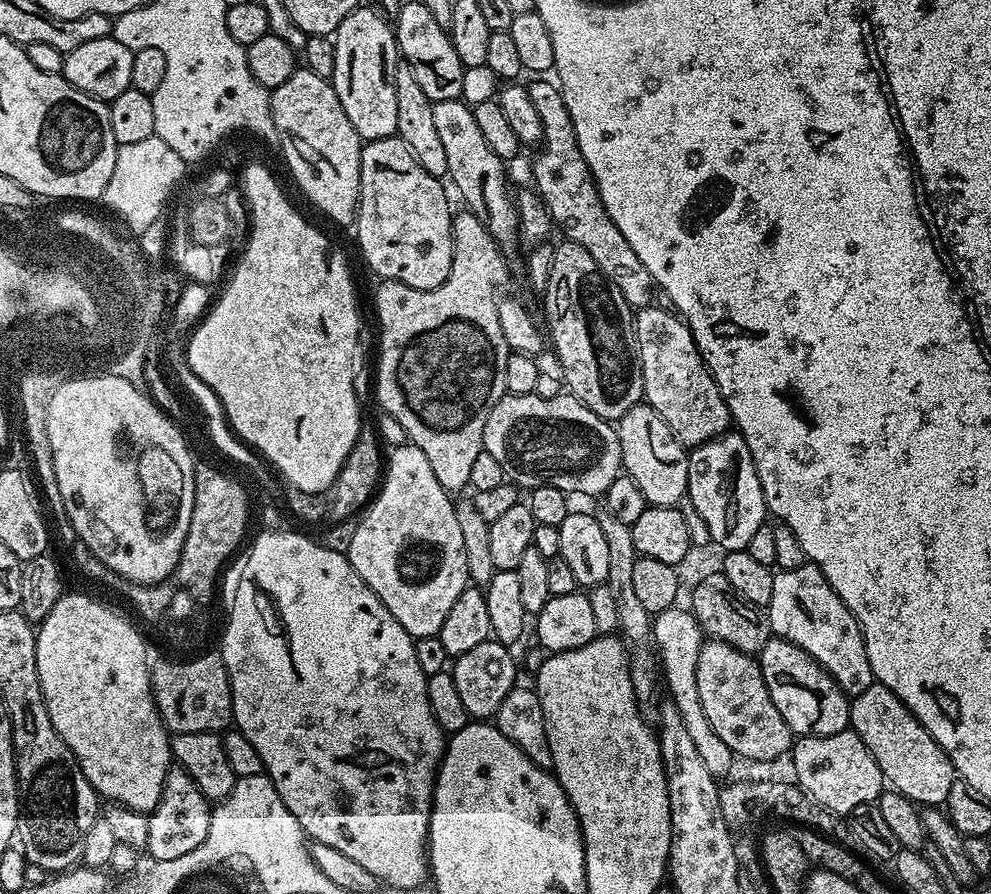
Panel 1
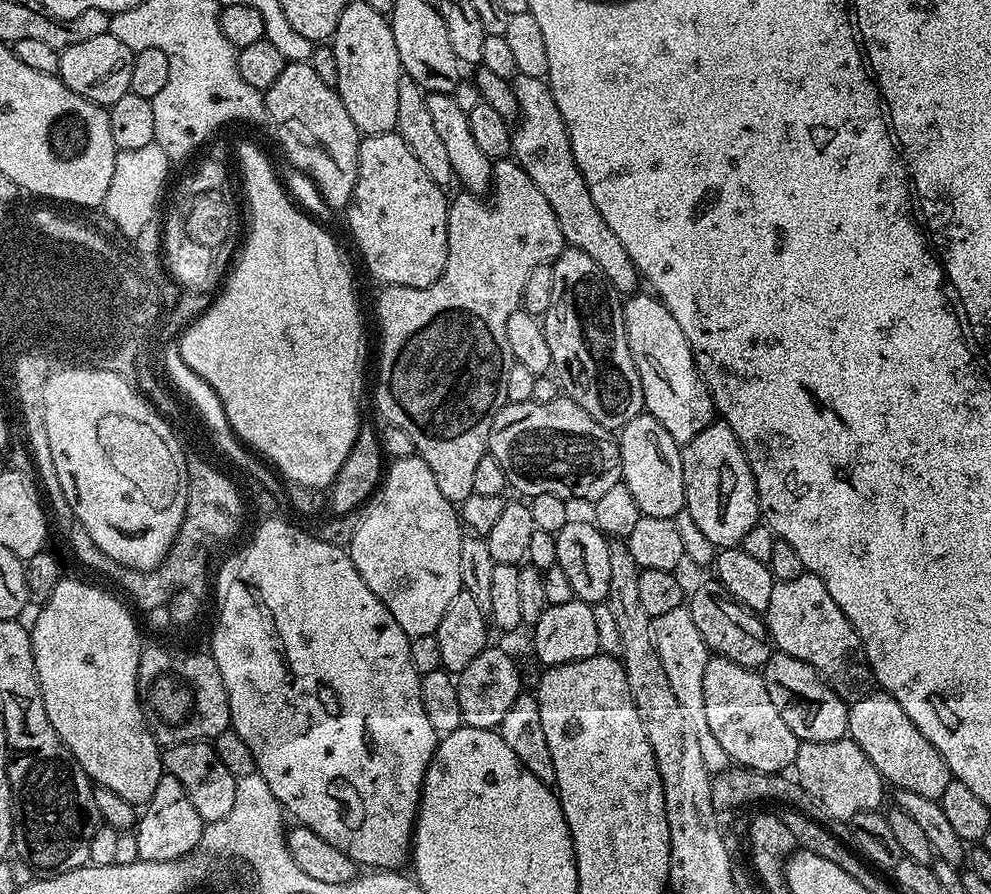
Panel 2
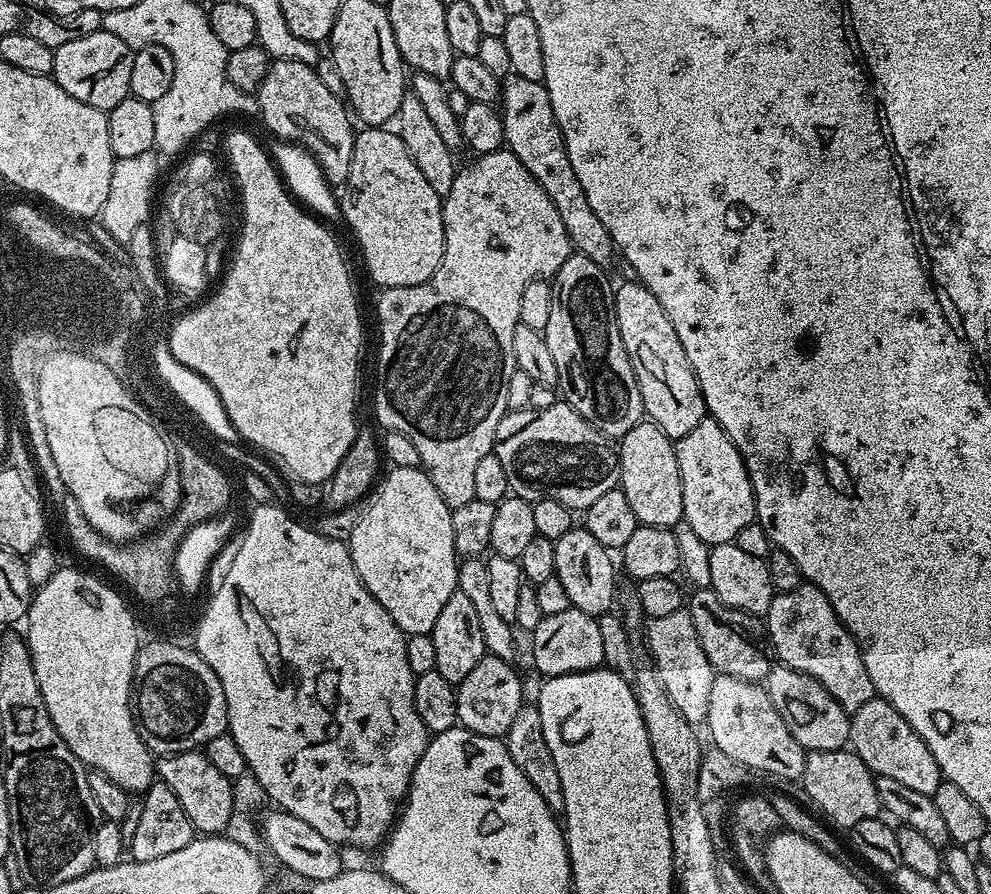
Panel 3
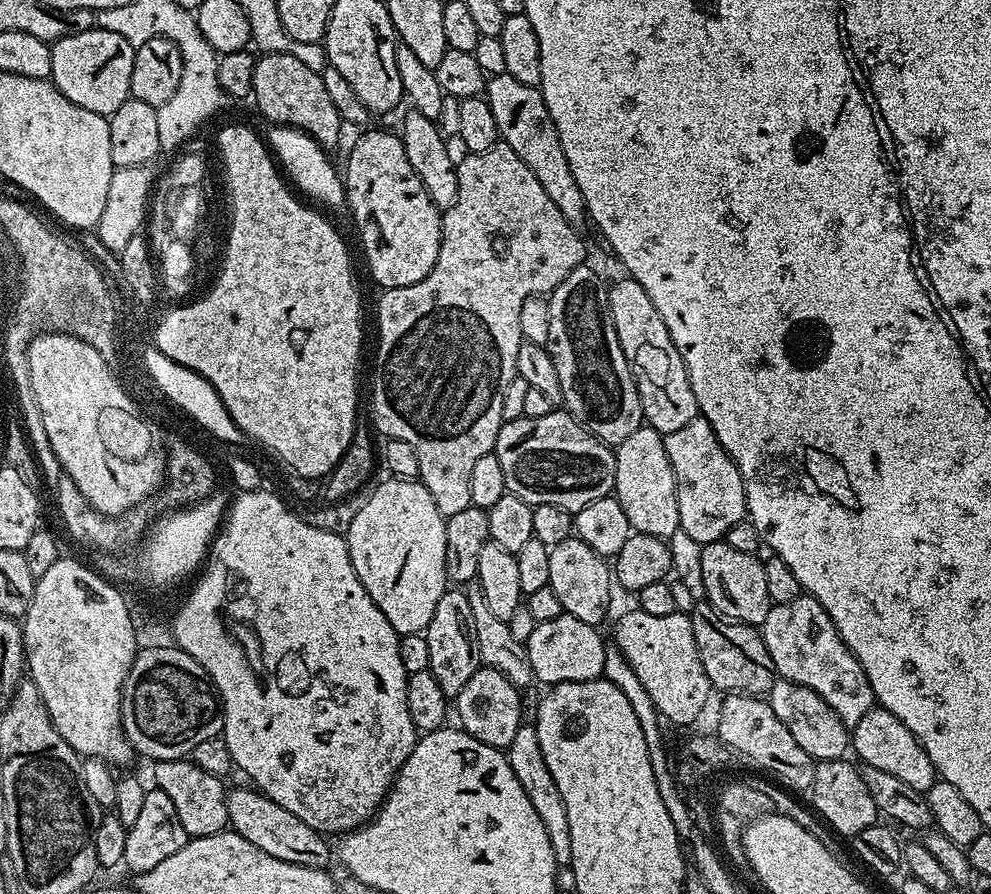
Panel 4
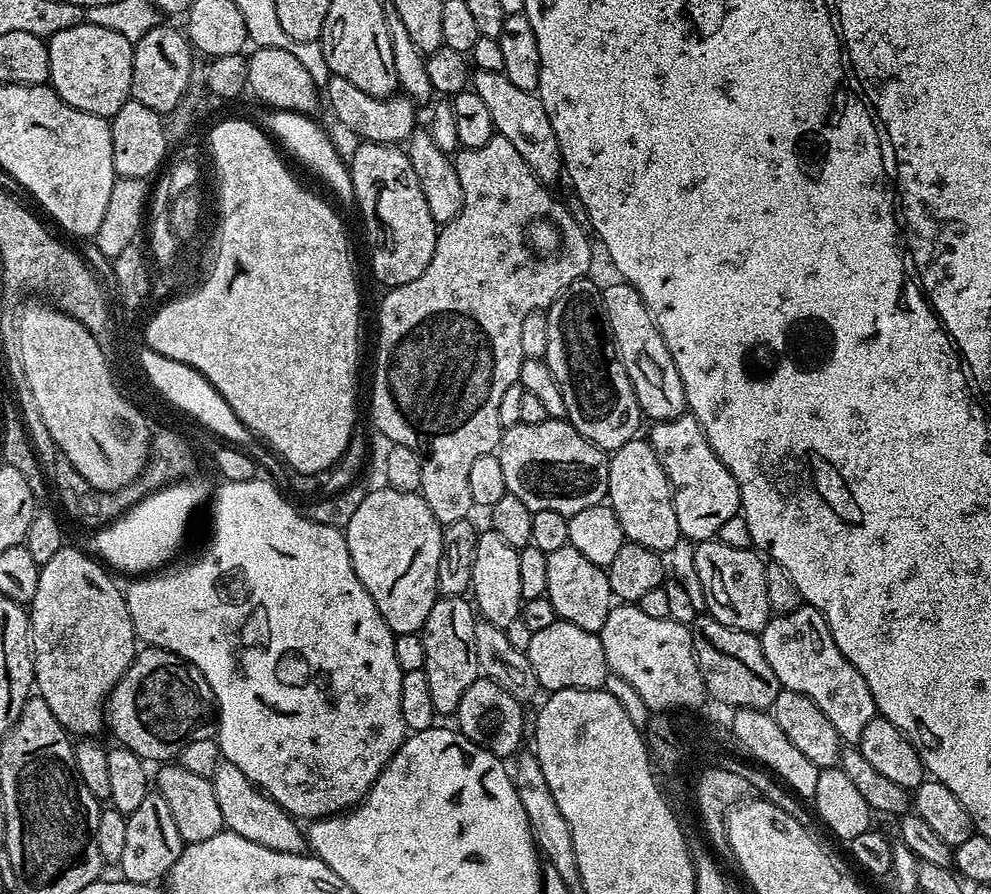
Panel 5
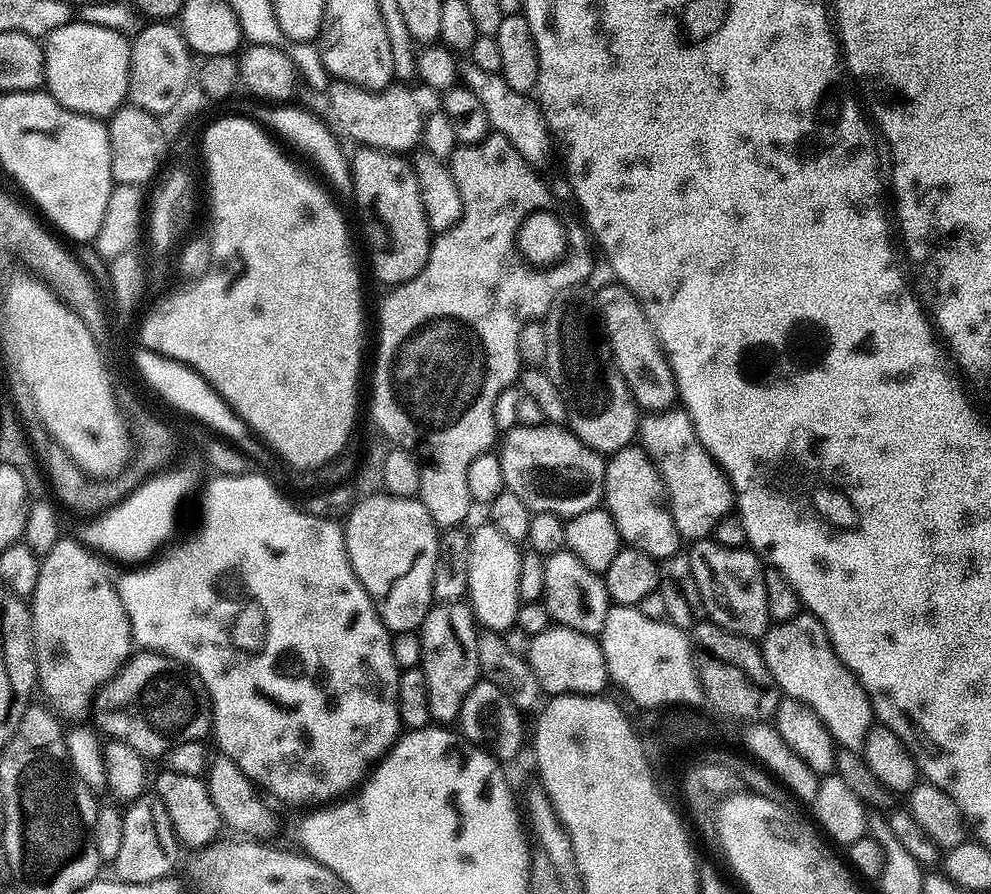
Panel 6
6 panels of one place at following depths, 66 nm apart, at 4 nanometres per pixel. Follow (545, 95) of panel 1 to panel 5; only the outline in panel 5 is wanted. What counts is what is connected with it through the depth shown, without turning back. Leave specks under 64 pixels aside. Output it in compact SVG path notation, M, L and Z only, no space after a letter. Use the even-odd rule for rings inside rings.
M476 68L471 73L470 84L486 102L490 114L494 118L494 126L497 133L506 138L506 142L514 145L514 150L526 158L526 166L530 166L532 173L546 186L552 186L556 179L561 179L564 172L564 160L560 156L560 143L554 134L554 126L550 126L550 118L542 106L539 95L536 92L518 90L510 78L506 78L503 72L494 70L482 70Z

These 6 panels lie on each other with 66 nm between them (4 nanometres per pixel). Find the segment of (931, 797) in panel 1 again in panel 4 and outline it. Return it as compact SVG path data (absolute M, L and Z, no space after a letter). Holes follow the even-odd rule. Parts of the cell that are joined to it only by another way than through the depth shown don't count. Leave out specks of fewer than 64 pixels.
M873 706L871 710L850 730L850 748L853 753L861 756L865 764L875 769L889 773L899 781L906 782L906 786L926 794L930 786L936 783L938 777L936 768L930 762L923 744L911 730L905 726L890 710Z

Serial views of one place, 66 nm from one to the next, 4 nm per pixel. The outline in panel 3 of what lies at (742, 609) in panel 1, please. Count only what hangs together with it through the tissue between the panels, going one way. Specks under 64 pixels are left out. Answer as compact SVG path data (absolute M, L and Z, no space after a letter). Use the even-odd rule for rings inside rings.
M712 587L695 589L687 601L686 611L693 619L702 650L719 675L757 682L767 681L768 672L774 664L770 656L768 661L768 656L760 645L760 636L752 629L753 617L726 606L726 602L722 602L722 598L714 594Z

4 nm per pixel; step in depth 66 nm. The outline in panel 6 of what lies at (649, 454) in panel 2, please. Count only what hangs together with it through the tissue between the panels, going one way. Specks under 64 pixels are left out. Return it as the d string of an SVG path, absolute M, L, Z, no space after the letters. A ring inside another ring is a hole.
M629 446L607 457L603 503L614 518L614 526L618 526L618 534L627 547L637 548L657 562L663 562L681 551L682 537L674 526L672 511L666 503L664 482L656 464L643 448Z

